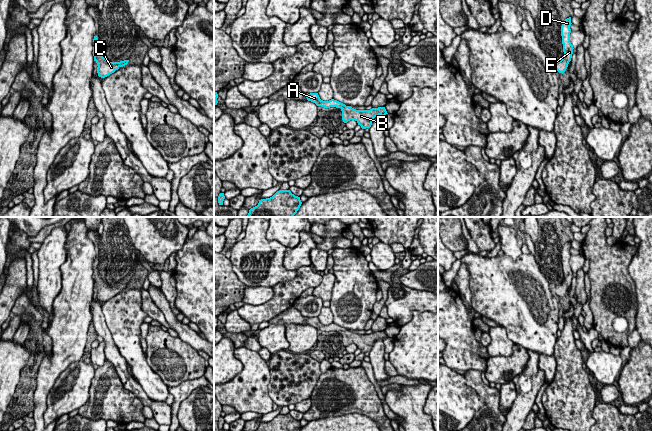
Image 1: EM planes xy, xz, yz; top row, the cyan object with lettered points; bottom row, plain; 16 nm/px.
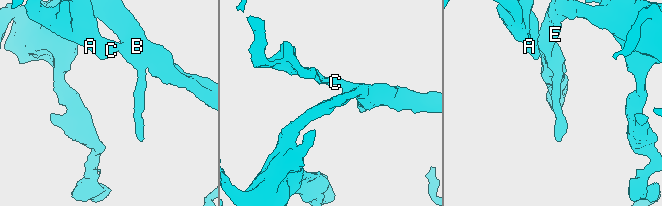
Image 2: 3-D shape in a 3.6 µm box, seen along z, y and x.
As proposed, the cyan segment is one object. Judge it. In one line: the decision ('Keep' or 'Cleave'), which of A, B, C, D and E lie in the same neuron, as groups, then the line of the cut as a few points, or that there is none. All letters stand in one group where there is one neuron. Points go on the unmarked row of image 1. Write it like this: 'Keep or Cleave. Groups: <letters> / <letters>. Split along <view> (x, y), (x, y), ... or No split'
Keep. Groups: A B C D E. No split

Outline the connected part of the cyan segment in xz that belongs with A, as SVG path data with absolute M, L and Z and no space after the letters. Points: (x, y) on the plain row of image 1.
M307 317L306 322L308 325L315 327L317 330L324 332L340 332L344 347L347 347L350 344L355 344L362 353L370 352L372 345L376 340L381 339L384 341L386 338L388 338L385 331L372 332L370 334L356 334L351 330L346 330L345 328L334 323L323 325L320 323L318 317Z

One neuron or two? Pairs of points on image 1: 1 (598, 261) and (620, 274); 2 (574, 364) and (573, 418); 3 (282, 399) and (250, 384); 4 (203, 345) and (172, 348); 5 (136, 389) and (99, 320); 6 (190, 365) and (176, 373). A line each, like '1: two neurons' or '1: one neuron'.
1: one neuron
2: one neuron
3: two neurons
4: two neurons
5: one neuron
6: one neuron

